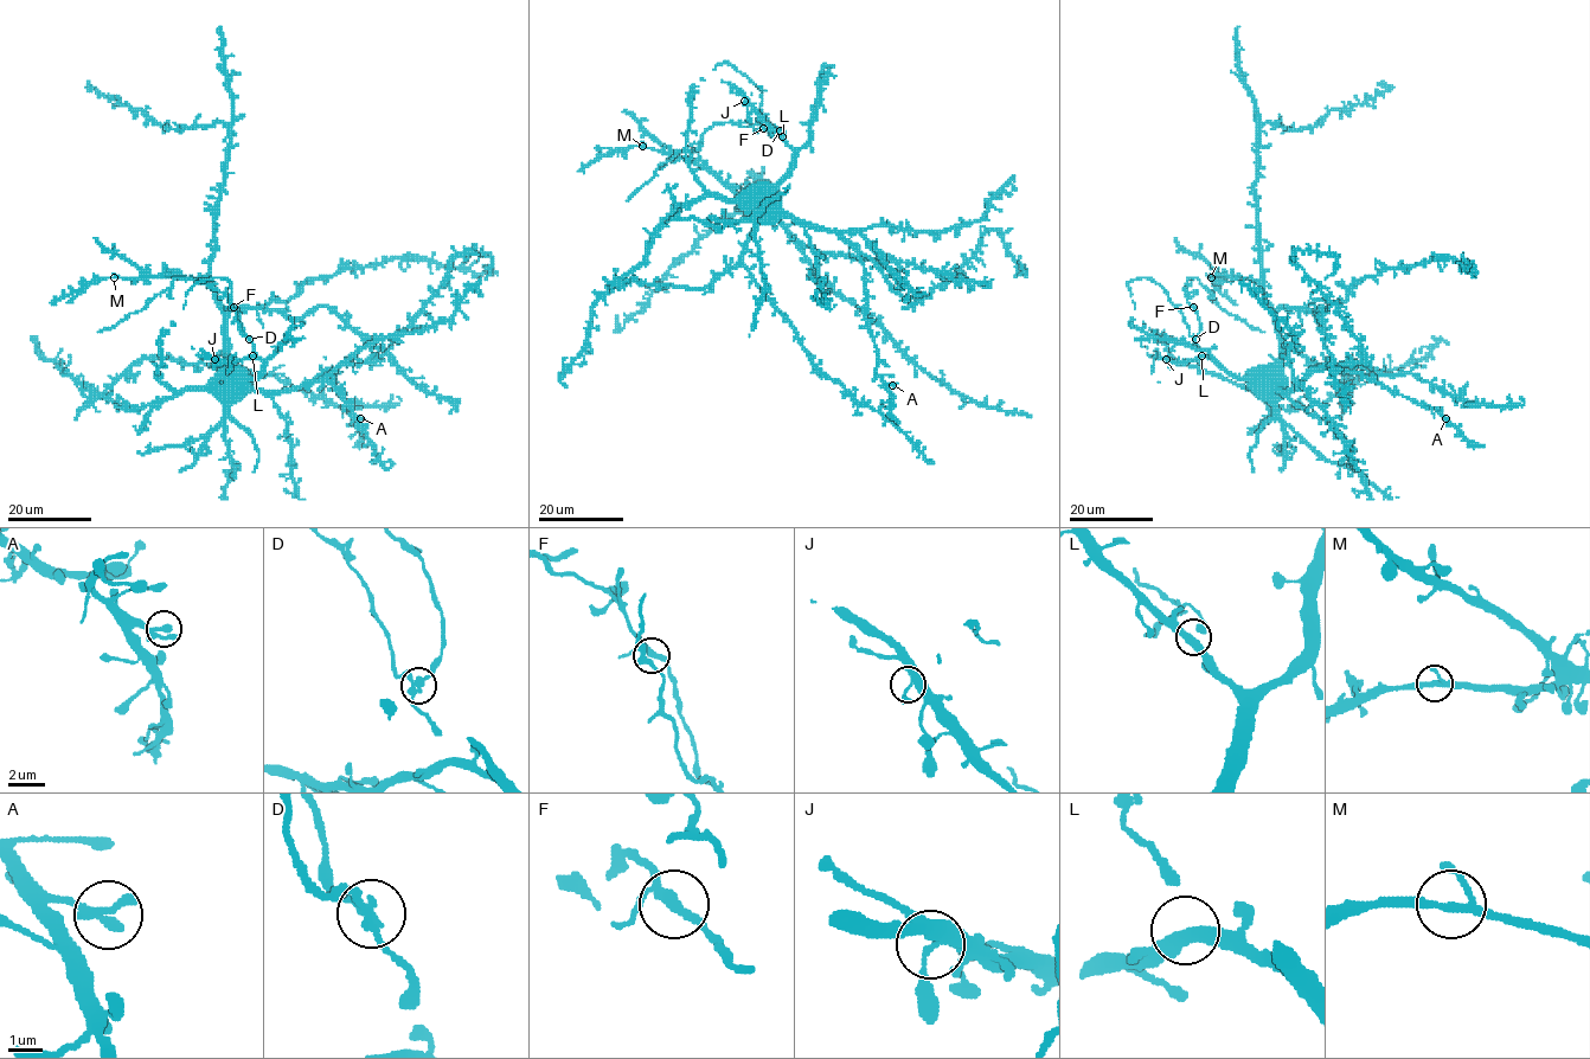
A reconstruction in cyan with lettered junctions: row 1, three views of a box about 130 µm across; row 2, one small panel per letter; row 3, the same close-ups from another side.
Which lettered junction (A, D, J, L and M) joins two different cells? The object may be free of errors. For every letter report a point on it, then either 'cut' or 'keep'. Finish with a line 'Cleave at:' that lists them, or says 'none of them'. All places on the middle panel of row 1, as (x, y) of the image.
A: place (892, 385); keep
D: place (780, 130); cut
J: place (744, 101); keep
L: place (782, 136); keep
M: place (642, 146); keep
Cleave at: D

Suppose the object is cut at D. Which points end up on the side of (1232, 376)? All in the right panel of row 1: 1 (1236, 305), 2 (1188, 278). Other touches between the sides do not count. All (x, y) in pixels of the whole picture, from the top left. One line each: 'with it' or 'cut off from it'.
1: with it
2: cut off from it

